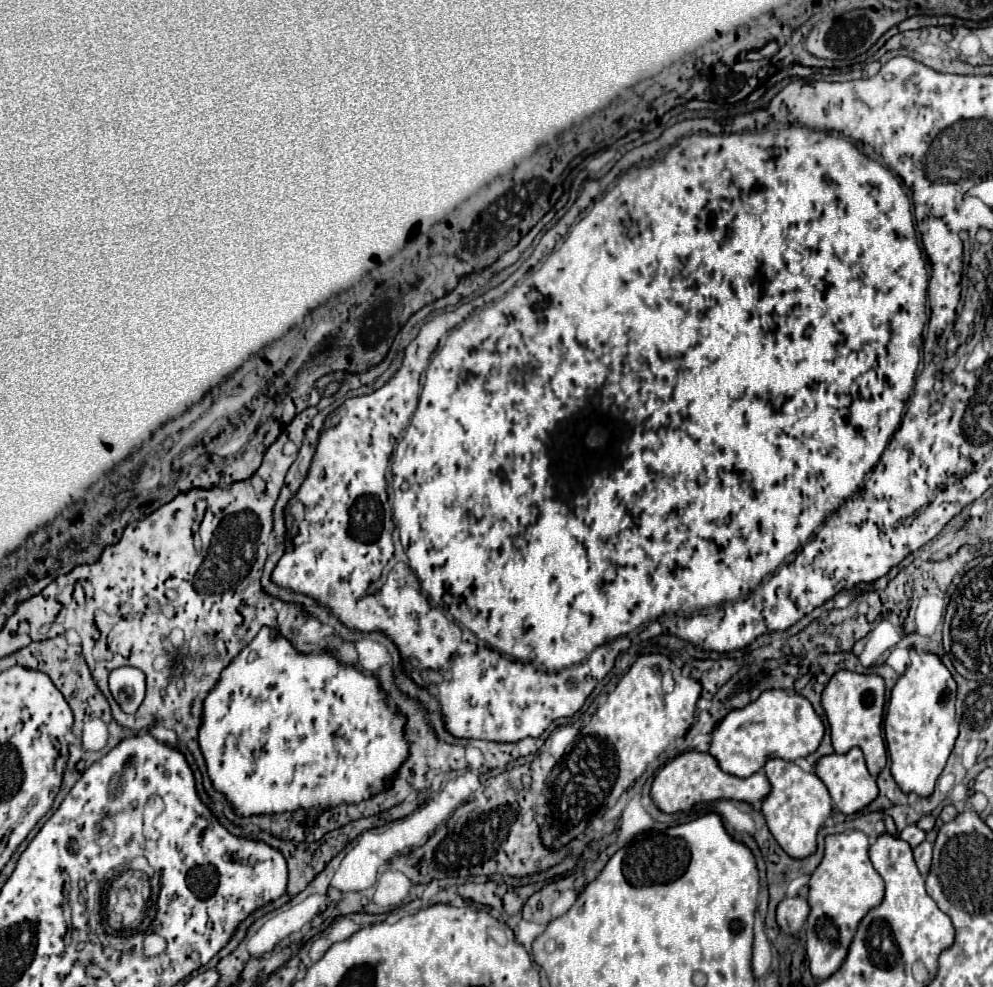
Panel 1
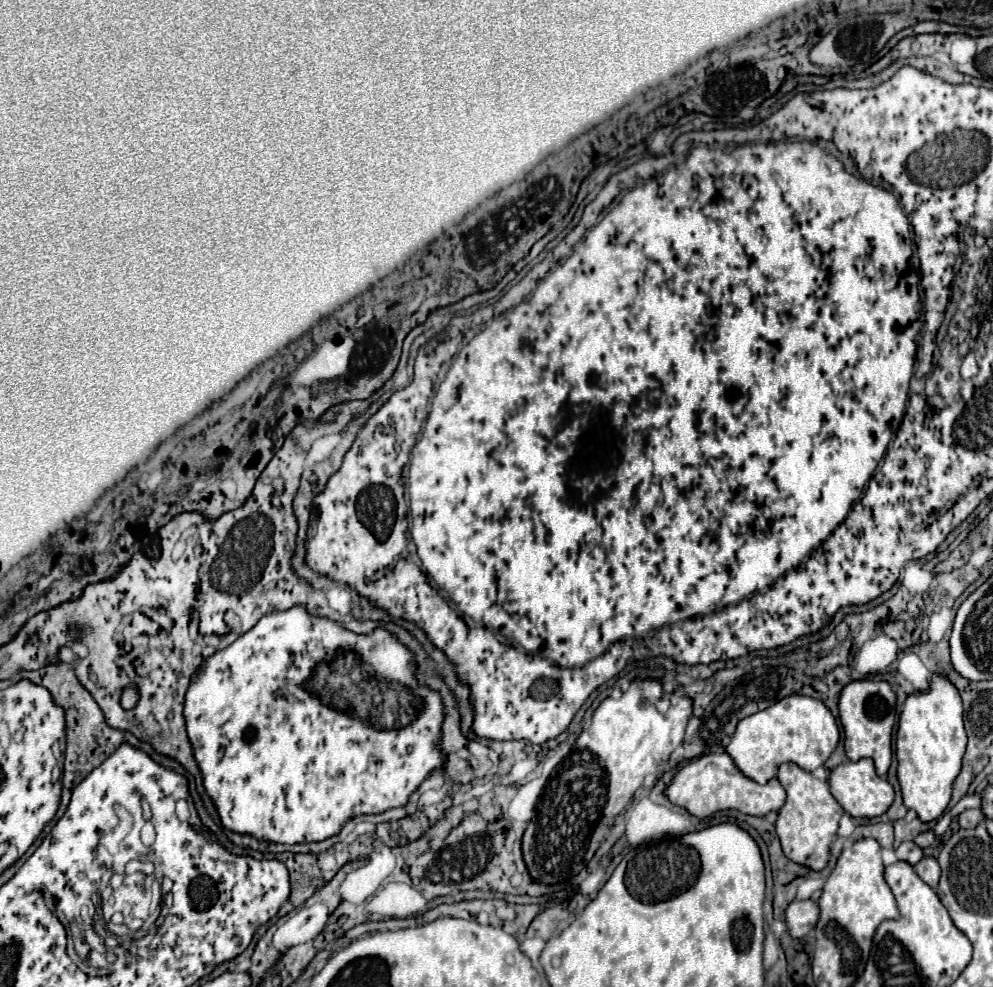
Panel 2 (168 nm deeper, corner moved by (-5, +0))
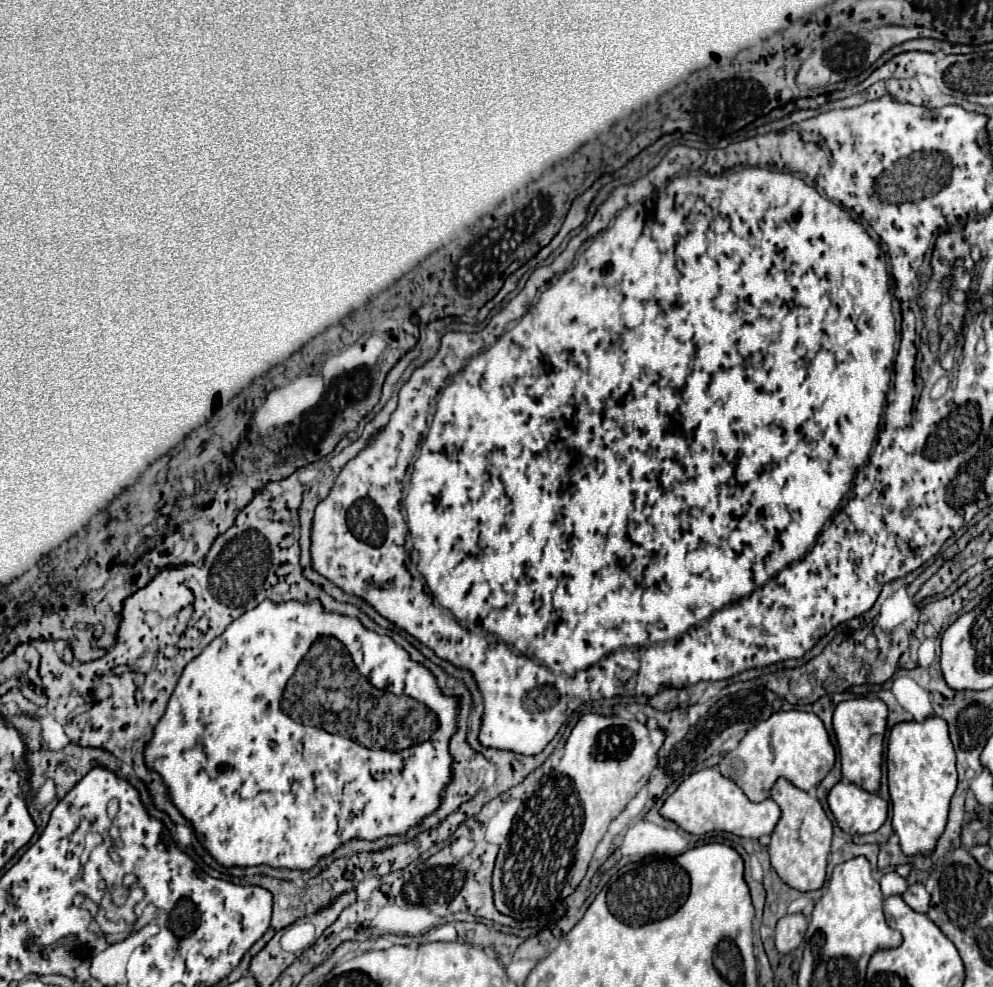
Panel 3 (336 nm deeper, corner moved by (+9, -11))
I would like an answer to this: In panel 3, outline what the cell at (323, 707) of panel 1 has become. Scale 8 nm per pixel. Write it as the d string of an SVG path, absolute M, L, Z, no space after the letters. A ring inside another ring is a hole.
M270 600L260 602L256 608L248 610L246 614L242 614L240 618L236 618L222 636L214 638L202 652L202 656L194 658L182 672L172 698L168 702L168 708L162 716L162 720L156 724L154 728L154 740L150 740L150 744L146 746L146 764L150 768L154 768L156 772L162 774L162 778L166 780L166 786L170 788L170 796L172 802L176 804L176 808L184 814L186 820L192 822L196 836L202 840L202 844L206 846L206 850L222 864L222 866L260 866L260 864L268 864L274 868L292 868L292 870L310 870L320 856L332 854L340 844L348 842L350 838L366 838L366 840L376 840L380 836L386 834L404 834L408 828L416 826L426 814L434 812L440 804L440 794L442 788L450 782L450 754L448 754L448 740L456 728L456 698L448 698L440 692L436 678L418 662L412 662L408 652L398 646L392 638L386 635L376 634L372 630L366 630L358 618L348 618L342 614L328 614L322 610L322 606L318 602L310 602L310 604L302 604L302 602L282 602L282 604L274 604ZM318 636L336 636L342 644L346 644L348 652L356 666L357 670L362 672L372 686L376 686L379 690L388 690L388 692L402 692L406 696L414 696L414 700L422 700L422 704L426 704L438 718L438 728L430 736L430 740L416 744L414 748L406 748L402 751L374 752L373 749L360 746L360 744L350 744L350 740L342 740L342 736L338 734L330 734L322 732L322 728L311 727L303 723L290 720L287 714L284 714L279 703L282 699L283 691L292 674L294 674L298 660L302 660L302 656L306 656L310 644L318 638Z

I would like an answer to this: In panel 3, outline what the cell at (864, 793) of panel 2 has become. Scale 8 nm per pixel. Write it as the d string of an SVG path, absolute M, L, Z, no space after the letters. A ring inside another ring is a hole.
M848 780L836 782L826 800L838 826L846 834L876 832L888 816L886 800Z

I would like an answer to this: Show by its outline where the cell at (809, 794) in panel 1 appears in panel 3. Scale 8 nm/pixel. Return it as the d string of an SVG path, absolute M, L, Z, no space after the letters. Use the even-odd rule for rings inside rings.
M778 778L770 790L770 796L782 810L782 816L770 836L772 840L768 846L772 868L788 886L800 892L820 888L826 878L826 858L832 842L832 822L817 798L816 789L800 790L786 778Z

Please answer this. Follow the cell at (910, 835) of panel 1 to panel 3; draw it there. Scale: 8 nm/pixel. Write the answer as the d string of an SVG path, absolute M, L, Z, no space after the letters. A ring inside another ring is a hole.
M892 870L888 874L882 874L880 888L884 896L892 896L892 894L902 894L908 888L908 884L906 884L906 878L902 878L898 872Z

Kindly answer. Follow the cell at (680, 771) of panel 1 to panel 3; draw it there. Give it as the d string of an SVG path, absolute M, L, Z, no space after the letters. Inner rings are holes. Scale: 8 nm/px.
M704 768L704 770L698 770L694 774L690 774L676 790L674 794L670 794L664 802L664 806L660 808L660 814L672 822L676 822L682 830L690 832L690 834L704 834L704 832L710 832L710 830L726 830L726 832L732 832L736 836L742 836L742 838L760 838L762 834L770 834L780 818L780 808L778 804L772 800L772 798L766 798L762 802L752 802L746 798L746 794L728 778L724 778L716 768Z

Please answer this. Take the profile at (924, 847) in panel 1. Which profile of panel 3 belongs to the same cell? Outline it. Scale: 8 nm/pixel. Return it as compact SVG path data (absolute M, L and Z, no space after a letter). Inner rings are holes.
M916 882L916 884L910 884L908 890L902 894L904 902L914 908L916 912L926 912L928 910L928 904L930 904L930 894L926 892L926 886Z

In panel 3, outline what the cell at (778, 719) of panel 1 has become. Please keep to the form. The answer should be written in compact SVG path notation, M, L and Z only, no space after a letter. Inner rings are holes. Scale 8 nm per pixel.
M788 710L774 712L768 720L750 728L738 746L722 756L718 768L720 774L738 784L752 802L760 802L768 796L774 780L780 776L802 790L816 788L834 766L834 760L836 750L830 744L822 720L812 712Z

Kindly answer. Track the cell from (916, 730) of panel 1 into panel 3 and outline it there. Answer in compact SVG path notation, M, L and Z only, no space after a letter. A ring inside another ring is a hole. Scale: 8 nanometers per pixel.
M932 714L920 722L898 722L888 738L888 788L892 800L892 828L900 838L902 852L930 854L938 836L944 832L950 798L956 790L956 754L948 738L944 718Z

